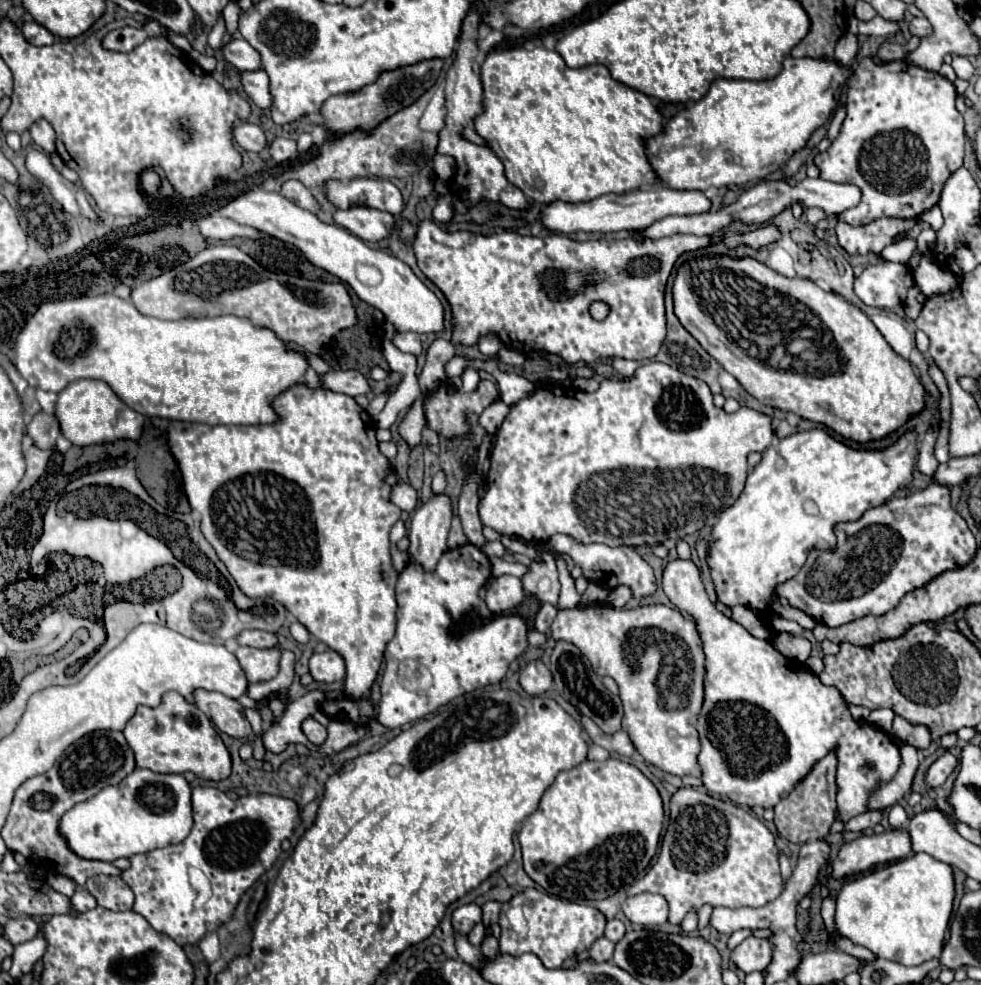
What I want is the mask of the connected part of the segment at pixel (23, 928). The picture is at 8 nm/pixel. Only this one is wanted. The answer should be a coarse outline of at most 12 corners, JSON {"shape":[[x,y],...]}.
{"shape":[[34,918],[8,920],[4,936],[16,944],[32,940],[40,926]]}

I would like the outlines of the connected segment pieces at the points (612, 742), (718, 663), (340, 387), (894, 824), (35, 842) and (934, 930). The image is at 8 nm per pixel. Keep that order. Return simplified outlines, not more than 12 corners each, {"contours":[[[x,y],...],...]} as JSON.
{"contours":[[[590,718],[580,724],[590,740],[608,752],[632,756],[634,746],[622,730],[604,734]],[[662,584],[706,654],[704,786],[774,808],[836,748],[840,822],[892,778],[890,736],[716,610]],[[356,370],[322,376],[326,388],[348,396],[370,394],[370,382]],[[897,804],[890,809],[888,821],[892,828],[903,826],[908,815]],[[96,730],[14,794],[2,838],[84,886],[120,874],[76,856],[64,812],[134,770],[122,732]],[[914,854],[848,880],[842,938],[918,966],[940,958],[952,868]]]}

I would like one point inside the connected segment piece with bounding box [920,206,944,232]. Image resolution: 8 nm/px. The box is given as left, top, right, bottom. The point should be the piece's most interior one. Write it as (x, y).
(933, 217)

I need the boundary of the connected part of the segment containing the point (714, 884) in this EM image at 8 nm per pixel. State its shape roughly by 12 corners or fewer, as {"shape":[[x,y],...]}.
{"shape":[[696,788],[672,796],[660,856],[630,894],[670,922],[702,904],[764,906],[774,836]]}

